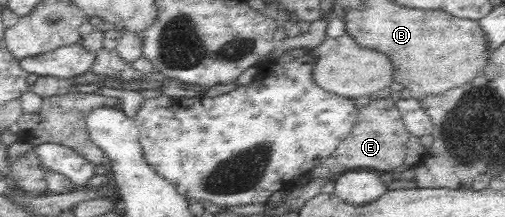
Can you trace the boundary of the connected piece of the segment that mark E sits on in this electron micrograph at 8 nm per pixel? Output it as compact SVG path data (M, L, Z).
M390 96L375 99L359 109L359 114L349 136L342 140L335 152L319 167L312 168L310 178L336 177L349 171L369 170L379 174L392 172L404 164L410 132L404 125L396 102Z

